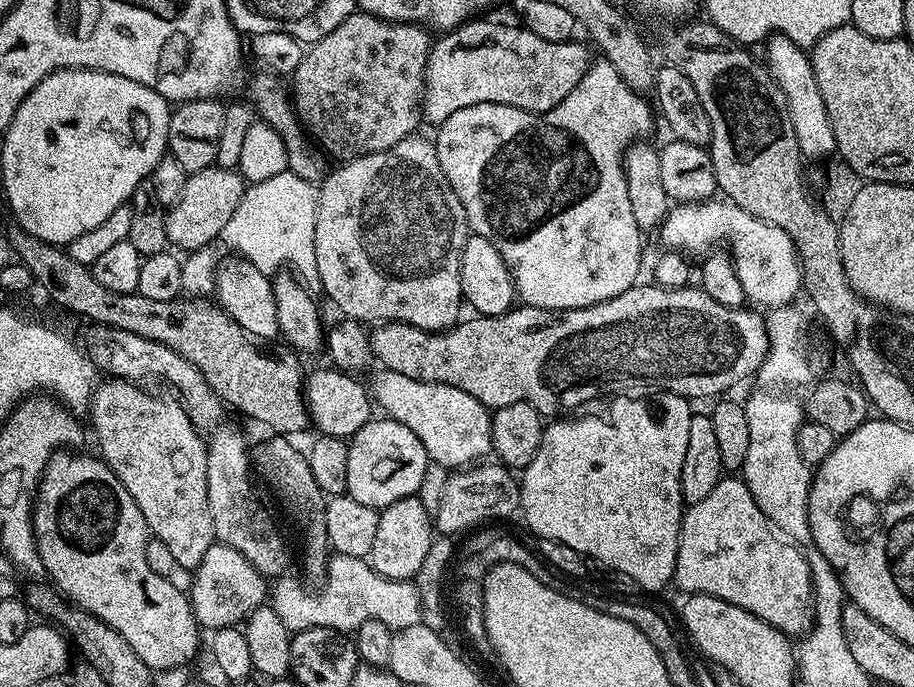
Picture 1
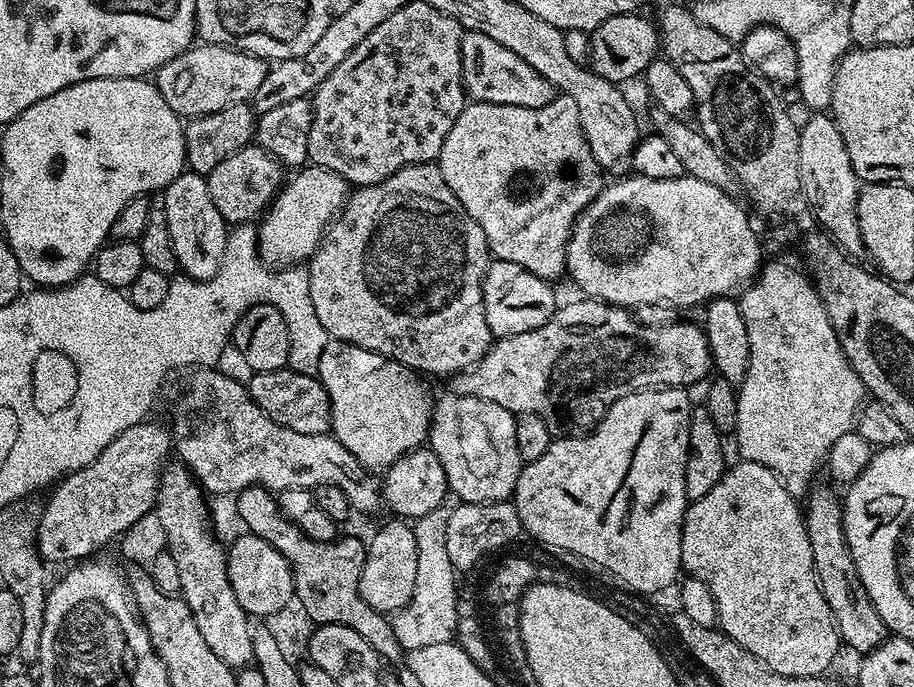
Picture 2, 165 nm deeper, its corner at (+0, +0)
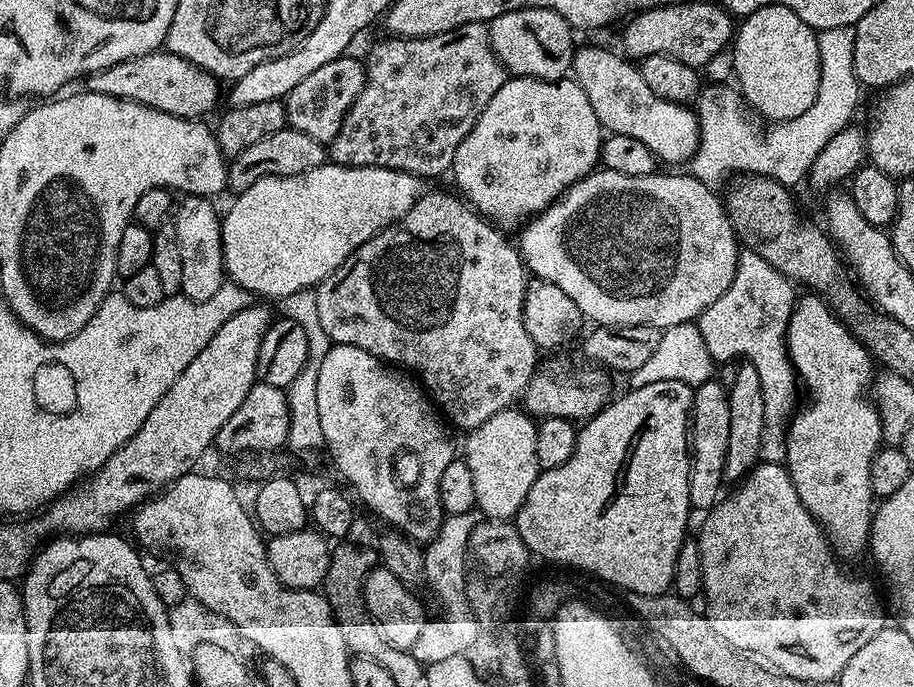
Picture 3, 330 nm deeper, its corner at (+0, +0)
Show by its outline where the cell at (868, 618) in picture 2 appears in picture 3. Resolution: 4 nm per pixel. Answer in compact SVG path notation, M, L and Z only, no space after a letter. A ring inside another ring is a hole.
M815 294L804 295L792 308L786 339L792 369L803 391L804 388L808 391L809 404L805 408L803 405L788 421L784 434L784 464L794 482L794 490L798 490L798 498L802 498L802 506L806 506L806 510L810 510L812 517L820 523L837 557L847 562L851 556L860 556L863 552L865 555L870 544L874 515L870 470L886 436L880 410L870 399L870 389L874 384L874 357L848 329L848 325L829 308L827 300Z

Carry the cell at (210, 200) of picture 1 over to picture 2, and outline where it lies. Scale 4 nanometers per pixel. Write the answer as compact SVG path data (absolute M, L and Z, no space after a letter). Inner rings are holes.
M259 146L243 148L230 154L230 158L218 162L218 166L214 166L206 179L210 198L214 200L220 217L232 226L255 221L267 209L281 187L280 172L282 173L282 165Z

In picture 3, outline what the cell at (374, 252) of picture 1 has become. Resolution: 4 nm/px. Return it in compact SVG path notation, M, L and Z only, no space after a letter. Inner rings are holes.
M425 191L424 195L418 198L418 202L414 202L414 206L410 206L410 210L406 210L406 214L401 220L394 221L378 234L374 234L374 238L370 238L365 244L358 246L358 250L354 250L354 254L350 254L350 258L346 258L346 262L342 262L342 266L338 266L338 270L331 272L321 284L316 285L314 291L322 330L326 330L326 334L333 344L358 346L358 350L366 350L378 357L379 360L399 366L404 370L411 370L418 377L419 383L426 389L427 395L434 401L435 407L449 421L452 419L458 427L464 428L463 430L471 430L482 426L482 422L494 418L494 414L498 414L502 410L513 407L523 397L530 378L536 373L538 363L536 343L530 338L524 325L524 295L530 283L530 276L526 271L519 247L513 241L511 244L499 231L503 232L495 223L489 222L457 195L451 196L448 192Z

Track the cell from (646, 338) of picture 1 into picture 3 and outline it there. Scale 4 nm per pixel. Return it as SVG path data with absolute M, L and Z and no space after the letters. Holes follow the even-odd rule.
M568 360L537 363L536 373L530 378L522 397L523 411L536 418L553 416L573 422L587 422L609 403L607 375L609 373L603 367L588 362L584 362L584 365L571 364Z

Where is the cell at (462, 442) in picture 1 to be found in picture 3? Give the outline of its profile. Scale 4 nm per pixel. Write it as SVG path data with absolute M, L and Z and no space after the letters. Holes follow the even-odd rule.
M513 406L467 433L462 458L470 468L470 478L474 478L476 508L481 517L508 522L526 502L530 486L534 486L542 471L538 466L536 426L537 421L529 413Z

